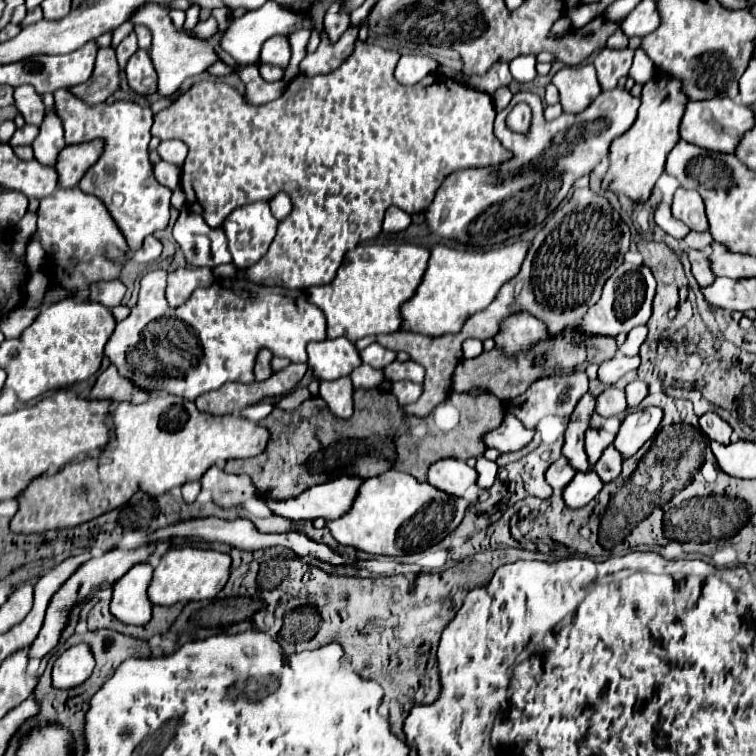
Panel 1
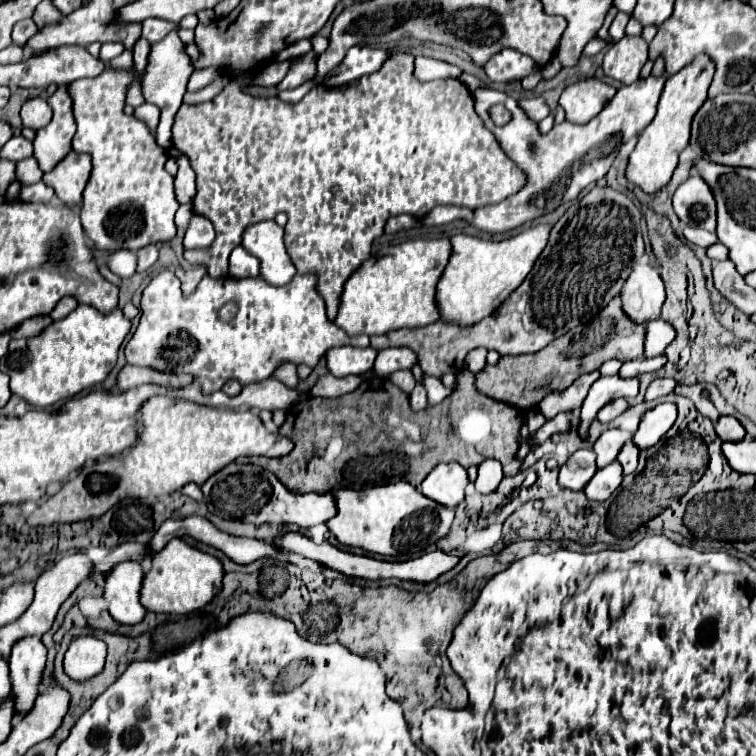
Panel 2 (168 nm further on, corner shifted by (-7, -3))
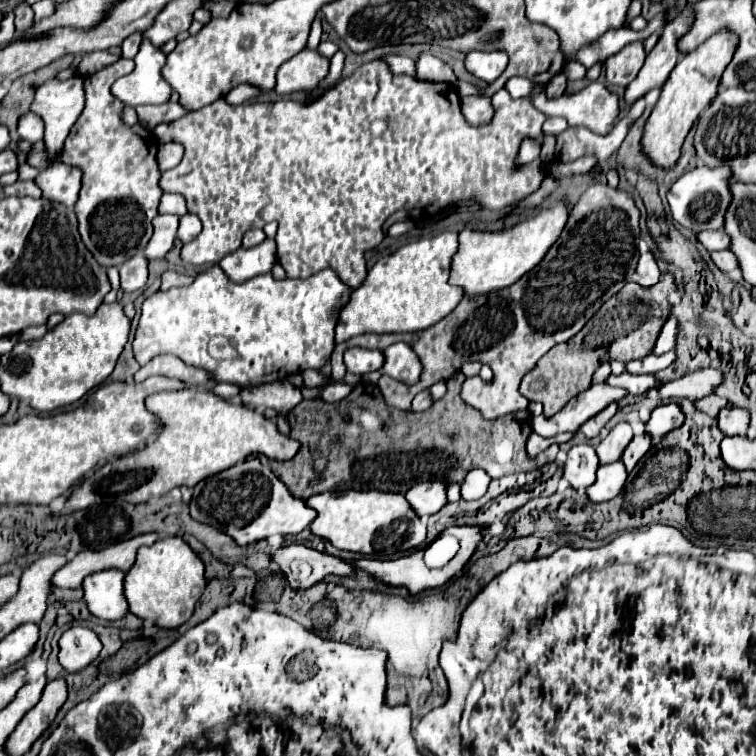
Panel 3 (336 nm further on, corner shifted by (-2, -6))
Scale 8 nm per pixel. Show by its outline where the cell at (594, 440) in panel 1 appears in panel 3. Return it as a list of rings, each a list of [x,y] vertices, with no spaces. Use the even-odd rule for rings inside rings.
[[[618,423],[602,441],[600,445],[596,447],[596,453],[600,457],[600,465],[606,465],[606,463],[614,463],[622,457],[626,445],[630,443],[632,439],[632,427],[630,423]]]

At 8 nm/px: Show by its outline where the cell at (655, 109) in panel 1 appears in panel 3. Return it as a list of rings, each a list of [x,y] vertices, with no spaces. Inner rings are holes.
[[[722,29],[722,31],[714,33],[702,45],[698,45],[692,53],[682,55],[682,59],[678,61],[678,65],[674,67],[674,71],[662,85],[660,99],[648,117],[648,123],[644,127],[644,137],[642,137],[644,153],[658,167],[672,167],[678,161],[684,137],[688,135],[696,117],[716,97],[720,77],[722,77],[724,69],[728,67],[728,63],[732,61],[736,47],[738,47],[738,37],[732,31]]]

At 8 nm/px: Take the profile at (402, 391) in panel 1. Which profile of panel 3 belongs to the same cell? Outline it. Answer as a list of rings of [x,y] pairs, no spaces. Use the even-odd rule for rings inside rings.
[[[422,391],[422,393],[418,393],[416,397],[414,397],[414,401],[412,401],[412,411],[426,411],[426,409],[430,409],[432,407],[432,395],[428,393],[428,391]]]

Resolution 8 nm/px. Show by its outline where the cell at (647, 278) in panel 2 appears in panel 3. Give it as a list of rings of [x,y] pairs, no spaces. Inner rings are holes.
[[[652,251],[644,253],[638,261],[638,269],[636,269],[636,281],[642,283],[644,287],[650,287],[654,283],[658,283],[660,279],[660,269],[658,269],[658,263],[652,255]]]

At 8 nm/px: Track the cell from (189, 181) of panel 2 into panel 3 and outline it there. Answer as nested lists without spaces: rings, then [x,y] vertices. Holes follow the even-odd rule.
[[[164,193],[158,213],[170,213],[170,215],[186,215],[186,201],[182,199],[182,195],[172,195],[172,193]]]

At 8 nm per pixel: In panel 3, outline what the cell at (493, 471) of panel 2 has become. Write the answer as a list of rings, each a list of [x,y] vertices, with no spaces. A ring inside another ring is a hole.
[[[472,469],[460,487],[460,497],[466,501],[480,499],[486,493],[488,483],[490,483],[490,477],[482,469]]]

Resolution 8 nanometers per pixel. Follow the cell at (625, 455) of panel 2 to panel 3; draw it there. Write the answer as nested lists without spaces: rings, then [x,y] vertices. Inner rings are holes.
[[[640,433],[640,435],[634,435],[634,439],[628,443],[624,455],[622,455],[622,461],[626,465],[628,471],[632,471],[636,467],[636,463],[652,449],[652,437],[648,433]]]

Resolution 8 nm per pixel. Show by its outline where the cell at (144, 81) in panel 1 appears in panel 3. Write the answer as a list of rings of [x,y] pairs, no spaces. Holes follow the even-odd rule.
[[[132,33],[130,37],[126,37],[126,39],[122,41],[122,45],[120,45],[120,49],[122,49],[122,57],[126,57],[126,59],[134,59],[134,55],[138,53],[140,43],[142,43],[142,33]]]

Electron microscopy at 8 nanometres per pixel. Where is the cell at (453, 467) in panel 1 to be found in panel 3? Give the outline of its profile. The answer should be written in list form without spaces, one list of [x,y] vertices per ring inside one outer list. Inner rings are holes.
[[[422,483],[412,487],[406,495],[408,505],[412,511],[420,517],[428,517],[436,511],[440,511],[448,501],[446,501],[446,485],[444,483]]]

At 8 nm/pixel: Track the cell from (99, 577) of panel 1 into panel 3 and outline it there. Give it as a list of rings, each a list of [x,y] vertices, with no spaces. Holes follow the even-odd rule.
[[[300,543],[278,549],[276,553],[272,553],[272,561],[286,573],[292,589],[308,589],[330,573],[340,577],[356,573],[354,563],[332,557],[328,553],[320,553]]]

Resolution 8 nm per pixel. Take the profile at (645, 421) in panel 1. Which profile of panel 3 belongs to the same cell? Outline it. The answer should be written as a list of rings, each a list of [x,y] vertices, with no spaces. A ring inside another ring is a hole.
[[[664,403],[652,411],[652,417],[646,423],[646,433],[660,441],[668,431],[680,427],[684,423],[684,413],[678,403]]]

